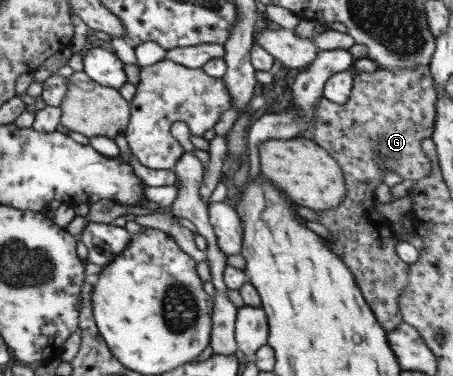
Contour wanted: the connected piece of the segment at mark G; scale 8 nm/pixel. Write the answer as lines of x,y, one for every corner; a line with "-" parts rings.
428,65
414,69
395,69
388,71
377,69
375,72
353,72
351,92
345,104
335,104
323,97
315,103
312,141
326,150
341,169
345,194
337,208
325,212
316,211
319,224
323,225
333,240
327,240
327,247
347,266
363,300
374,314
383,330
392,331
401,321
398,309
398,296
407,286
408,265
395,255
395,246
399,242
392,224
381,214
375,212
373,189
381,184
381,169
387,168
399,175
402,180
423,180
430,172
430,162
420,149
420,140
430,138
436,115
436,90

